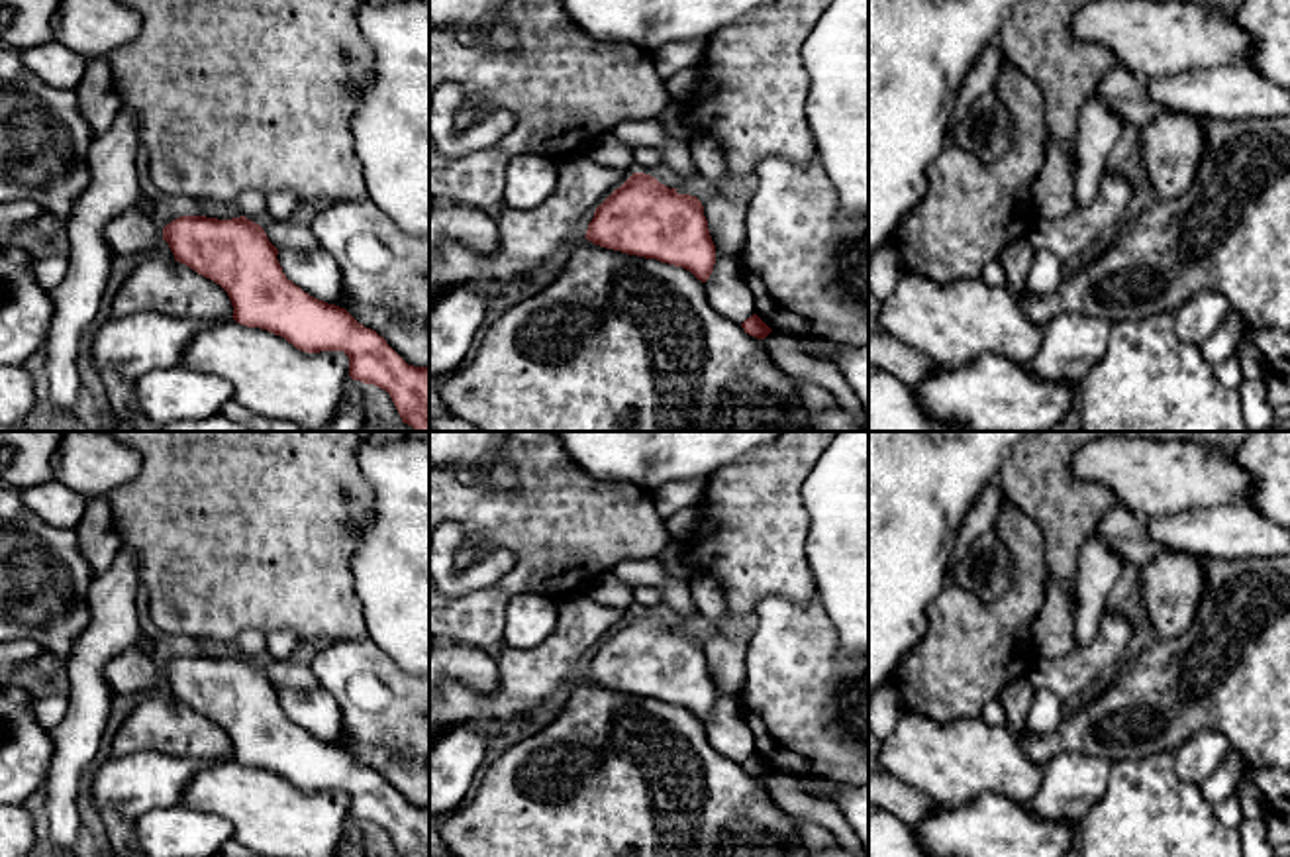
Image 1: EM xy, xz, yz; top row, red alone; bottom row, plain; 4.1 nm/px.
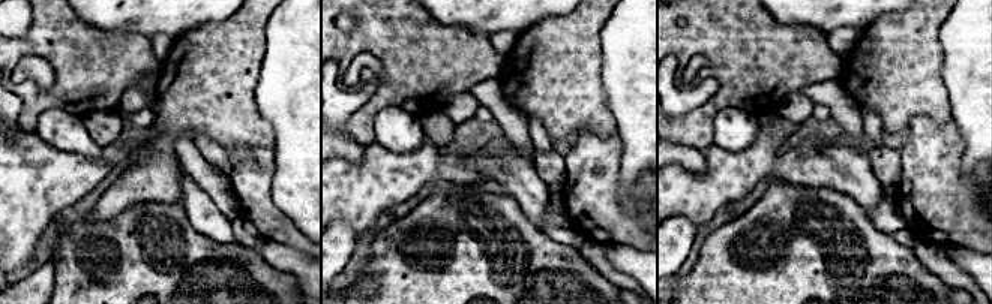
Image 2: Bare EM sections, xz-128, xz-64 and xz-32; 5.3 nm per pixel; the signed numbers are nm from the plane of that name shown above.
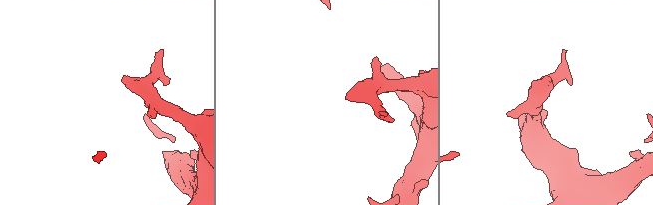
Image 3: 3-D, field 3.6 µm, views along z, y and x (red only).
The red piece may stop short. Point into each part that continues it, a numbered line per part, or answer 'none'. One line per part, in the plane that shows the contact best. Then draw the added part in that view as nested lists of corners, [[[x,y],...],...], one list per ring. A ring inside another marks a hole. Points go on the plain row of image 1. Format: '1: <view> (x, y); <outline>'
1: xz (526, 677); [[[590,594],[559,602],[555,633],[533,649],[502,643],[496,657],[496,690],[478,694],[455,679],[441,681],[429,692],[429,743],[453,730],[469,728],[492,739],[520,714],[541,706],[567,681],[576,681],[576,667],[633,610],[596,604]]]

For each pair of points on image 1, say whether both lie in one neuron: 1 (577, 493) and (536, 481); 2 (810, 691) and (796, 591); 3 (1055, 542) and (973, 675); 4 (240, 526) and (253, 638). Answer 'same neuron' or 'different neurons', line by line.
1: same neuron
2: different neurons
3: different neurons
4: different neurons

